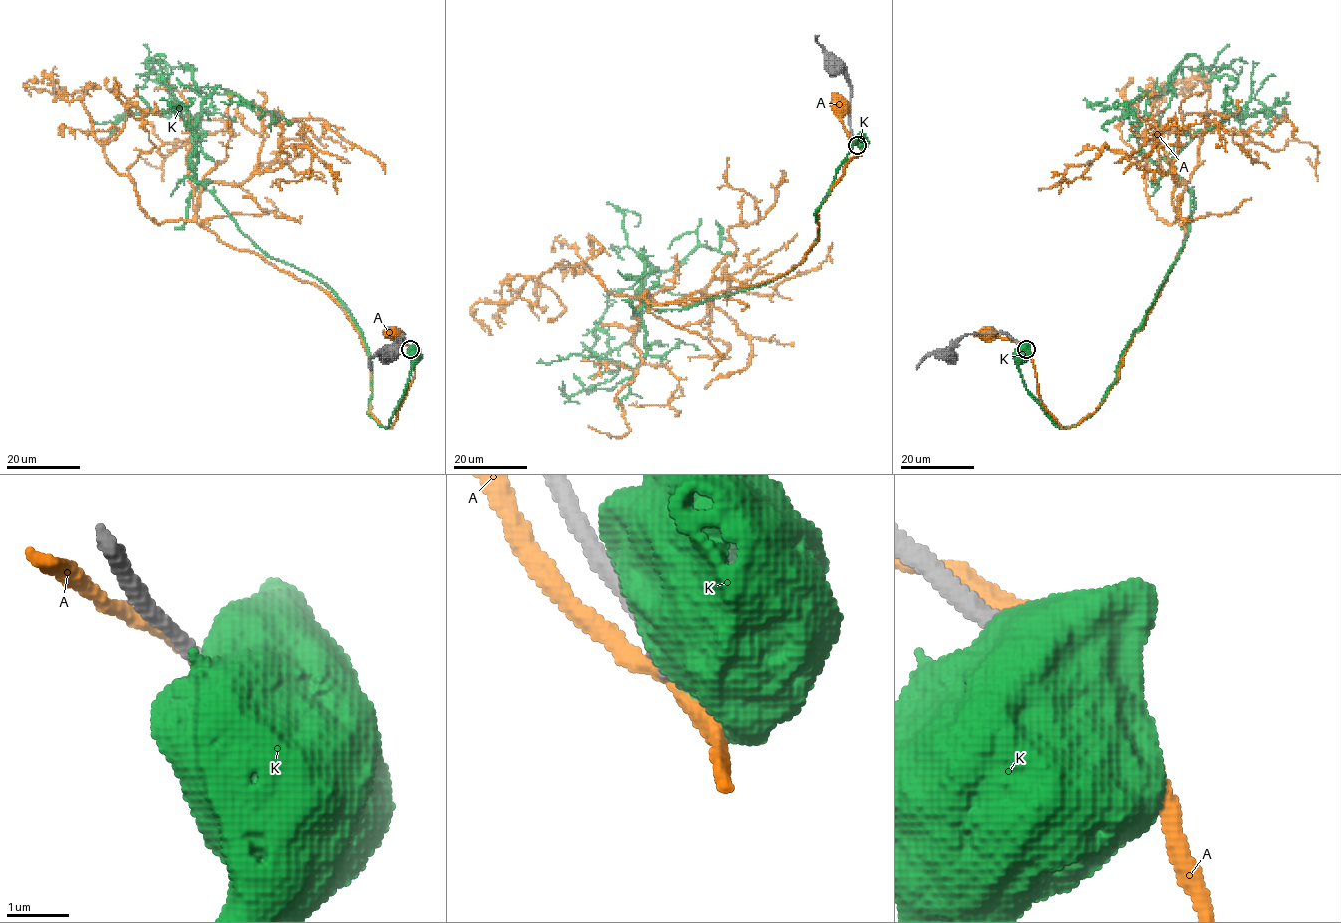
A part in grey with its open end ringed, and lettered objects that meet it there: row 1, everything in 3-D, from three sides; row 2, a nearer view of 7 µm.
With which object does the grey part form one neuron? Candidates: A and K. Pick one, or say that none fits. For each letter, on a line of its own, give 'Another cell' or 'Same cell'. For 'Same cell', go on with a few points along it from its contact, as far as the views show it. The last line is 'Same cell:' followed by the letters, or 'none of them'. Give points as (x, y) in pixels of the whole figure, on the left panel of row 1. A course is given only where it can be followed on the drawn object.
A: Another cell
K: Another cell
Same cell: none of them

